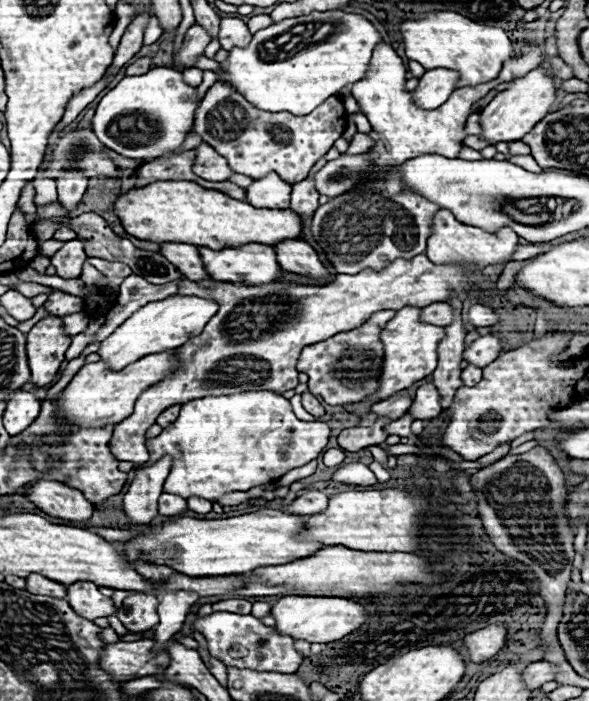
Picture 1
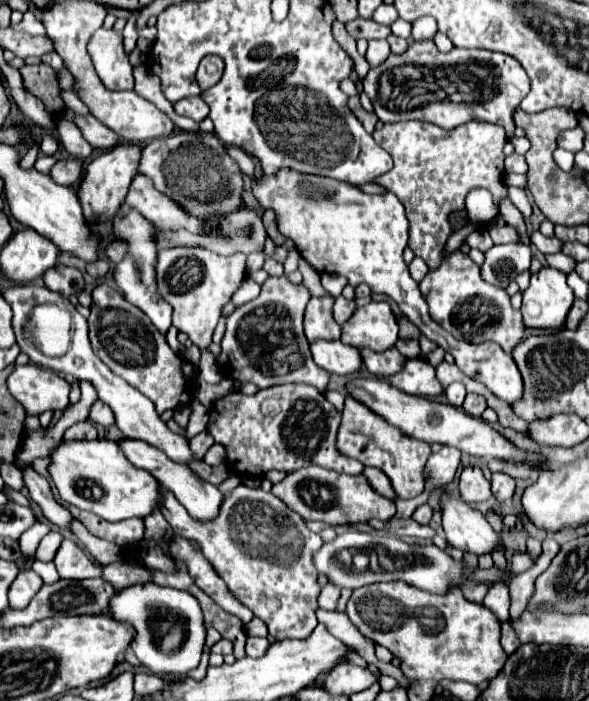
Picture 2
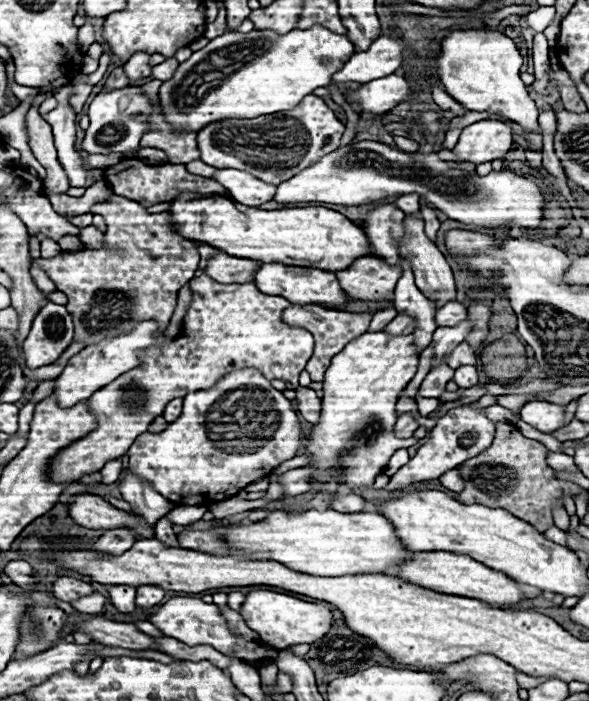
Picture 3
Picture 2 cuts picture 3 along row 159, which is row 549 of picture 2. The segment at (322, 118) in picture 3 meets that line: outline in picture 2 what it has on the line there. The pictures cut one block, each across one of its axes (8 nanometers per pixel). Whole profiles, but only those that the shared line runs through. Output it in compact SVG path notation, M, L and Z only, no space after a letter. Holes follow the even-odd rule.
M244 484L224 496L222 510L214 522L194 522L168 490L166 498L160 510L174 528L174 534L198 542L202 554L226 582L234 598L264 620L276 640L310 636L318 624L316 610L320 596L318 570L314 570L312 556L324 546L324 540L306 526L300 514L294 514L272 492Z

